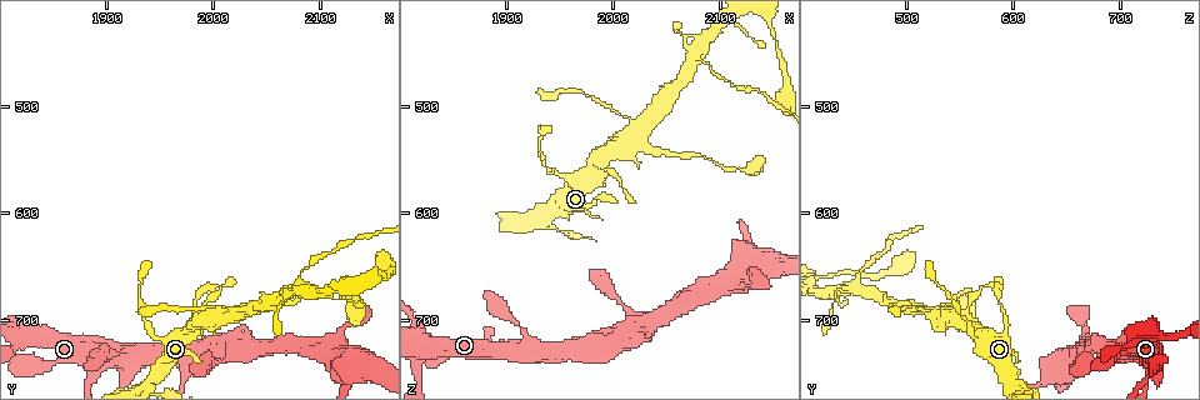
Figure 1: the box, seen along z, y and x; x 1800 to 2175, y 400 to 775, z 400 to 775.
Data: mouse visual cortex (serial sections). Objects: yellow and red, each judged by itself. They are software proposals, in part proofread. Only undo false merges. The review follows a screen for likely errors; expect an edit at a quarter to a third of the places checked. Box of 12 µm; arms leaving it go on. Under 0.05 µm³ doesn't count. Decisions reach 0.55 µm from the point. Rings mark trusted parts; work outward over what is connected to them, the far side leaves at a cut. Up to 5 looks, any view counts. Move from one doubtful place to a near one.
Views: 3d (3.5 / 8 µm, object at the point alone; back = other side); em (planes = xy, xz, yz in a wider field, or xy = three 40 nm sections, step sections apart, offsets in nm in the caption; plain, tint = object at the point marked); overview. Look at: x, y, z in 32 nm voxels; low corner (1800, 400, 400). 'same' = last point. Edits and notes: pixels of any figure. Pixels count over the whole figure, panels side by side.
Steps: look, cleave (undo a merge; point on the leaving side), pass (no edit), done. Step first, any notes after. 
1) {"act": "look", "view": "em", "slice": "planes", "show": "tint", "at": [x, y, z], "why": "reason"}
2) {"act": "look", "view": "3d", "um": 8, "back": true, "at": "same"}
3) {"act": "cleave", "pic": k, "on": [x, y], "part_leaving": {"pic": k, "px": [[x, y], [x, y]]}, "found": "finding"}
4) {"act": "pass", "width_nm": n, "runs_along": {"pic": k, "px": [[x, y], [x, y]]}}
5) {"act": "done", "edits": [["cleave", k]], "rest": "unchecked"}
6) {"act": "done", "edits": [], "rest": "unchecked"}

{"act": "look", "view": "3d", "um": 3.5, "at": [1936, 700, 554], "why": "thin neck"}

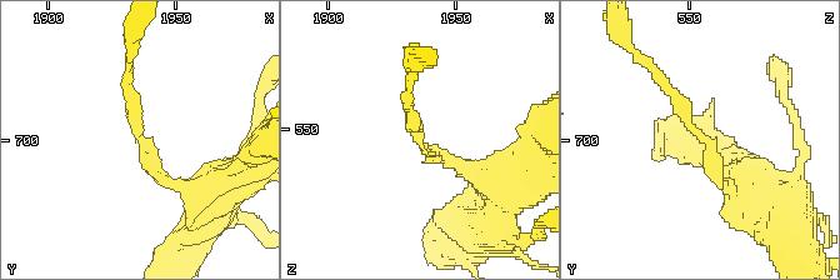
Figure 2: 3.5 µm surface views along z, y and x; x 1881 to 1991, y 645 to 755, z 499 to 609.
{"act": "pass", "found": "continuous, no second cell"}

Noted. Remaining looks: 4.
{"act": "look", "view": "3d", "um": 8, "at": [2078, 670, 456], "why": "looks like a crossing"}

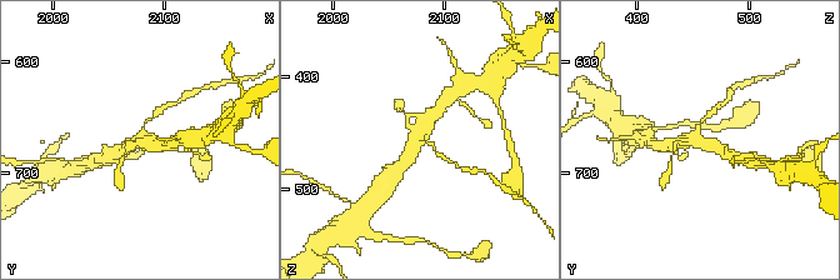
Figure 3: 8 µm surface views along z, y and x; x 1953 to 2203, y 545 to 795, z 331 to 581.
{"act": "look", "view": "em", "slice": "planes", "show": "tint", "at": [2078, 672, 454], "why": "shape alone is not enough"}

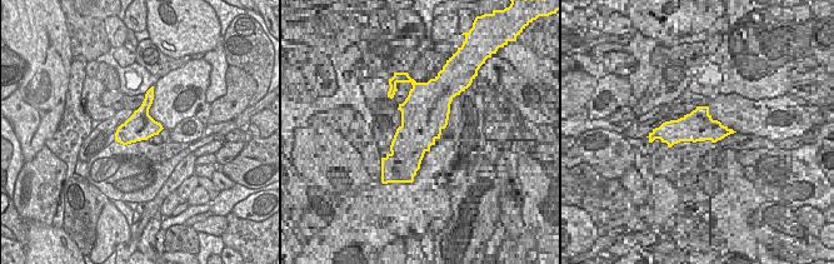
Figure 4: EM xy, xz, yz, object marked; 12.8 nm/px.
{"act": "cleave", "pic": 3, "on": [159, 110], "arm_widths_nm": [100, 150, 350, 350], "part_leaving": {"pic": 3, "px": [[143, 129], [156, 111], [179, 101]]}, "found": "two cells meet here"}

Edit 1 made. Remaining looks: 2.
{"act": "done", "edits": [["cleave", 3]], "rest": "unchecked"}

